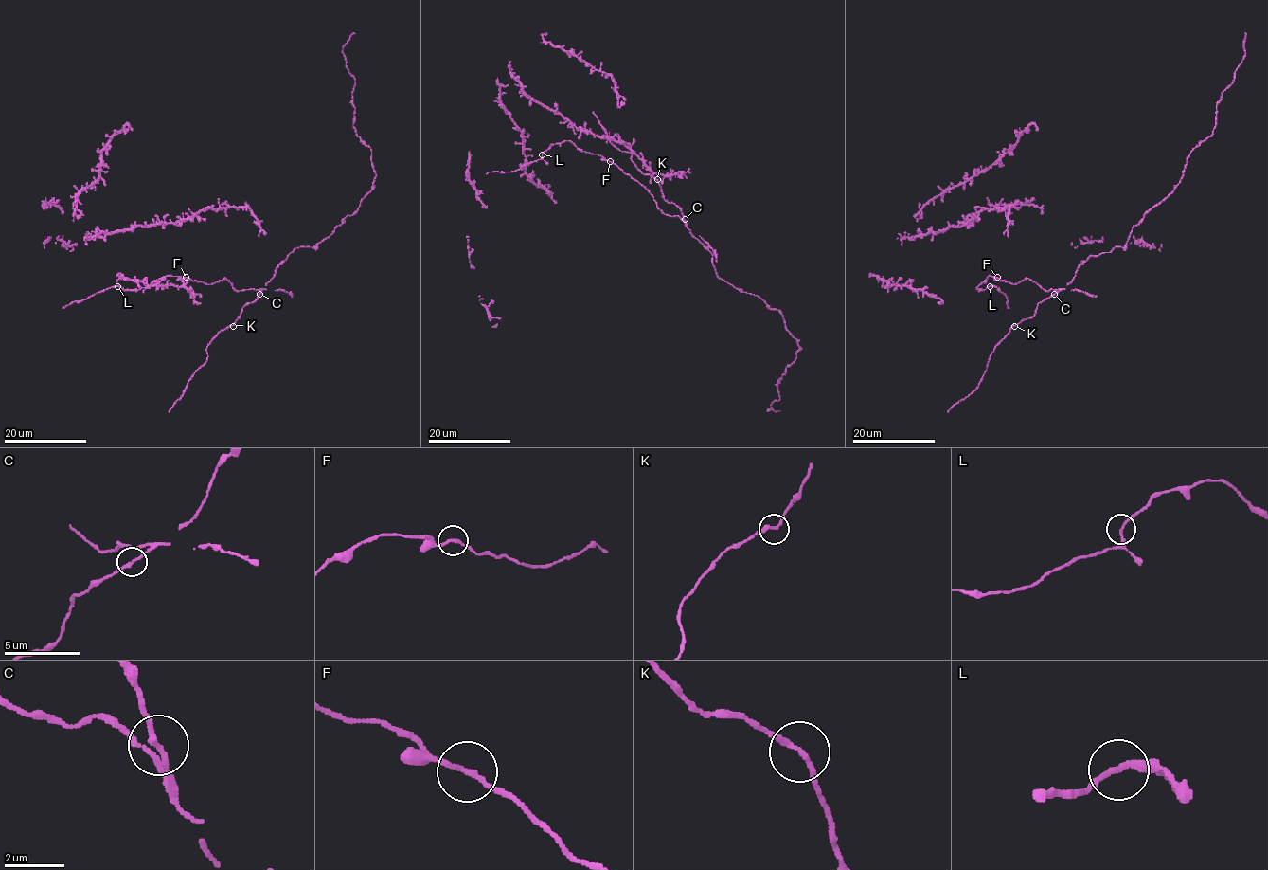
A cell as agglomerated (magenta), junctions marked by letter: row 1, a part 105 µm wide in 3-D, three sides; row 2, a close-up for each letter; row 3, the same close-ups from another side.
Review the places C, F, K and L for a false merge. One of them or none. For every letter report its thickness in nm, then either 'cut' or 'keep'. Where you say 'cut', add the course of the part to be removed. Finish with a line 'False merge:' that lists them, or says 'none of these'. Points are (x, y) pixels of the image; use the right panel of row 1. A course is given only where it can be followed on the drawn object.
C: 180 nm | keep
F: 170 nm | keep
K: 180 nm | keep
L: 190 nm | keep
False merge: none of these

